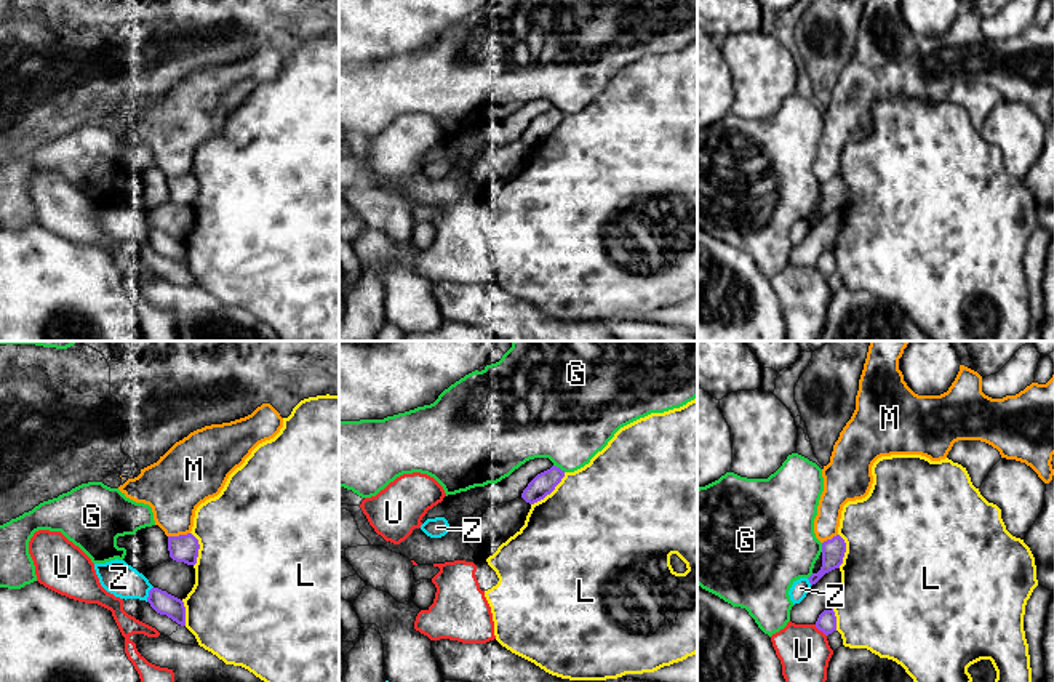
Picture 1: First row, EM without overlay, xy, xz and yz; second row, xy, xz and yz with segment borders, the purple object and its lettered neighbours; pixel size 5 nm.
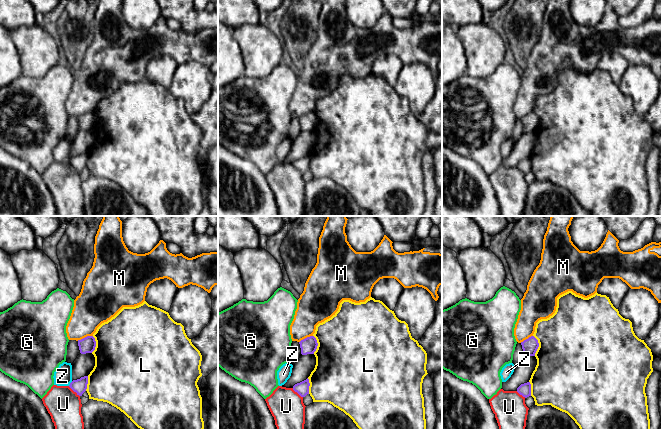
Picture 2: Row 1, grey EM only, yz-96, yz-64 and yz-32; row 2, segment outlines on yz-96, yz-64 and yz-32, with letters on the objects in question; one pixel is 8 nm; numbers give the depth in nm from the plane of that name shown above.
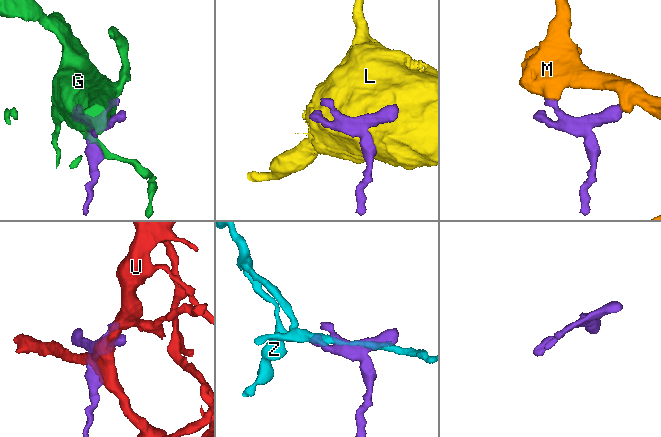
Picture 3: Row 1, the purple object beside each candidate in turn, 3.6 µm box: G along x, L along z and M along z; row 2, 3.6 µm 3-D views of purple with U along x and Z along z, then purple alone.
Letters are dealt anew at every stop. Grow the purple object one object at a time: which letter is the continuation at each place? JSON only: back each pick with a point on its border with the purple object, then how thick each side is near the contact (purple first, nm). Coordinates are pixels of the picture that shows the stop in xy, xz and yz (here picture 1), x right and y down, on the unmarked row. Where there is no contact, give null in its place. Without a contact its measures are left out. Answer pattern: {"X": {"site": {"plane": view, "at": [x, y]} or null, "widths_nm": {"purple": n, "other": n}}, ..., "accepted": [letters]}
{"accepted": []}

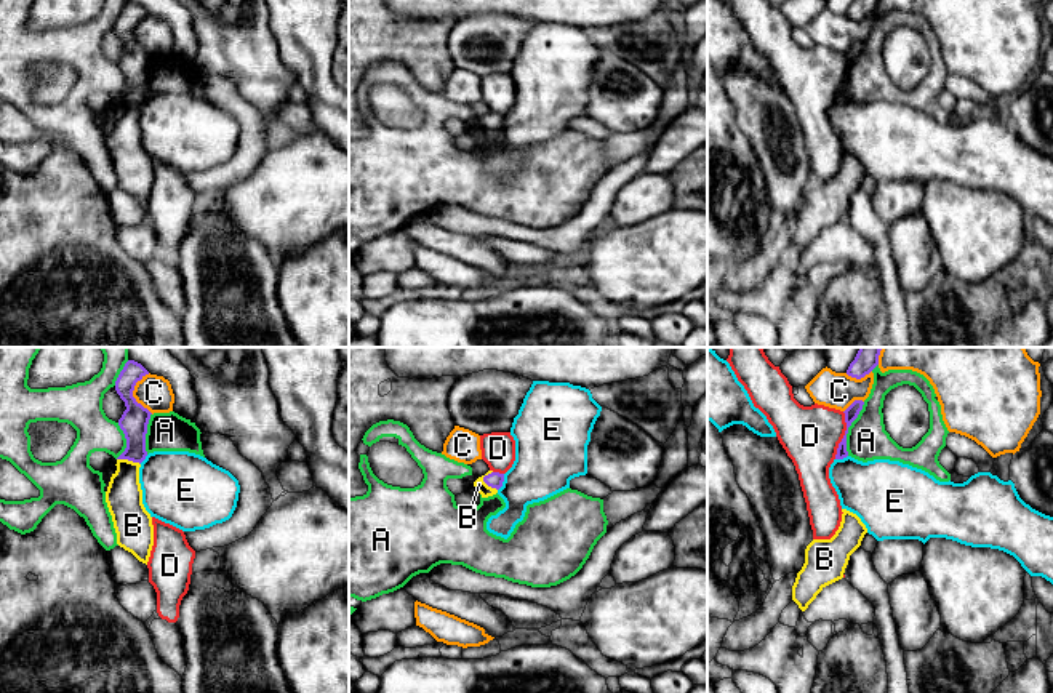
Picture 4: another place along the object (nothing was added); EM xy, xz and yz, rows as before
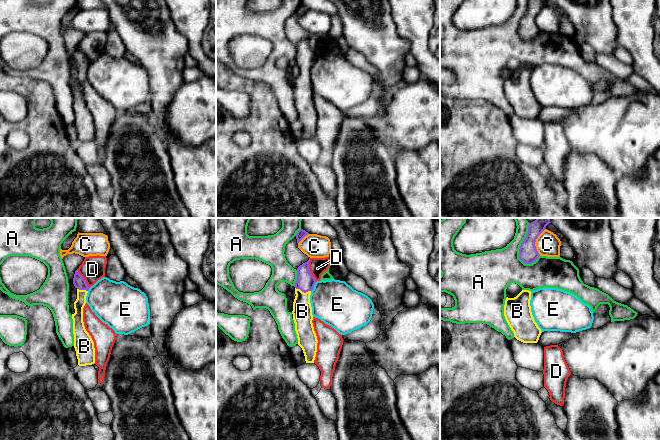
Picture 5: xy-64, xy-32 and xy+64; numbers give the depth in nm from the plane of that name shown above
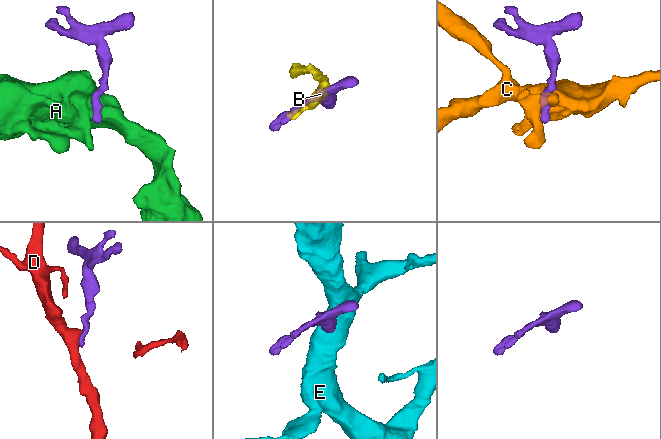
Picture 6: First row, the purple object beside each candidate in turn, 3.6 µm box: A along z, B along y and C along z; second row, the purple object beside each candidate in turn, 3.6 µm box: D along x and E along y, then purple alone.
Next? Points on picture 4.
{"B": {"site": {"plane": "xz", "at": [485, 124]}, "widths_nm": {"purple": 80, "other": 60}}, "accepted": ["B"]}

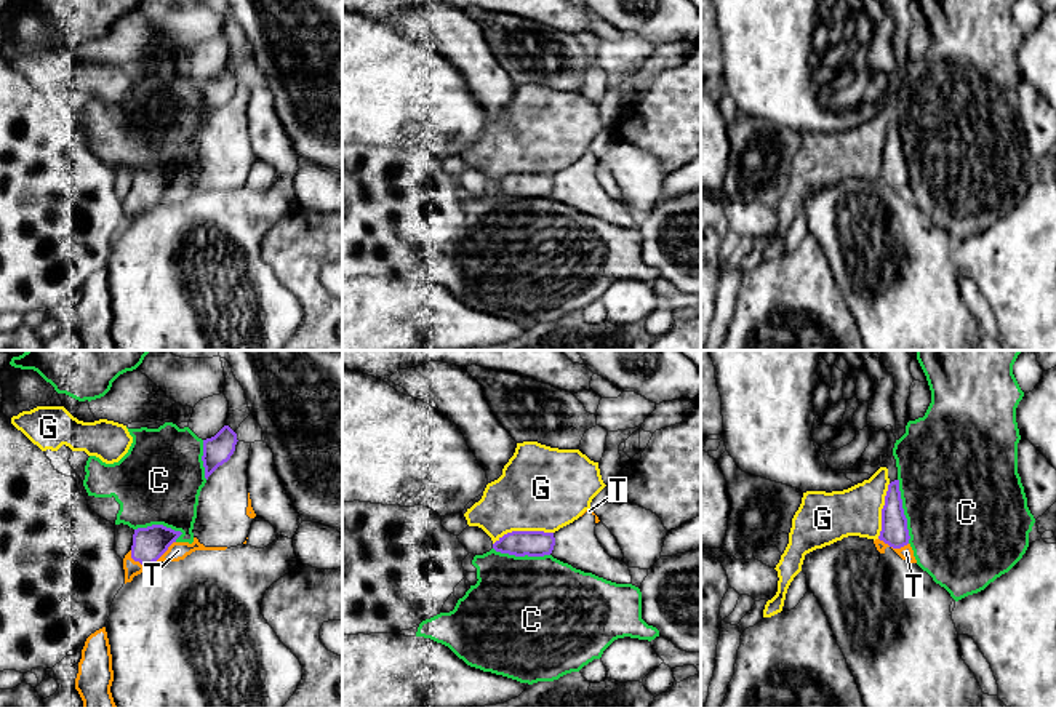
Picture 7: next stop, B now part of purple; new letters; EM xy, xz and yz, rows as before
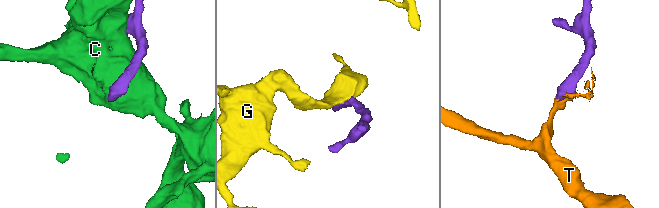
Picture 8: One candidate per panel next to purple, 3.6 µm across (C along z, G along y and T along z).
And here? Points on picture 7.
{"T": {"site": {"plane": "xy", "at": [152, 203]}, "widths_nm": {"purple": 170, "other": 100}}, "accepted": ["T"]}

